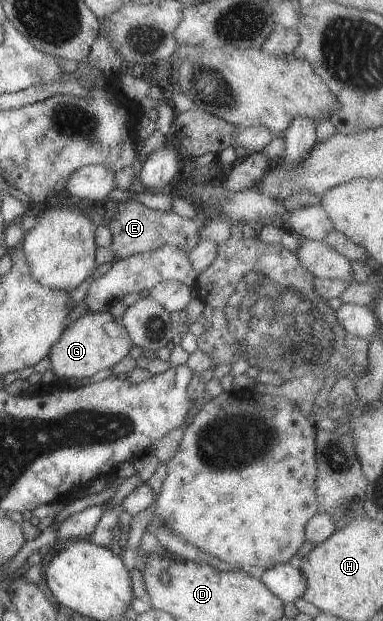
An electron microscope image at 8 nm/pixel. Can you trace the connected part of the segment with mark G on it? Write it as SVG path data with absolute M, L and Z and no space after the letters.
M109 311L87 313L69 325L51 345L48 357L55 378L89 378L103 369L110 369L122 358L129 355L132 342L120 322Z

